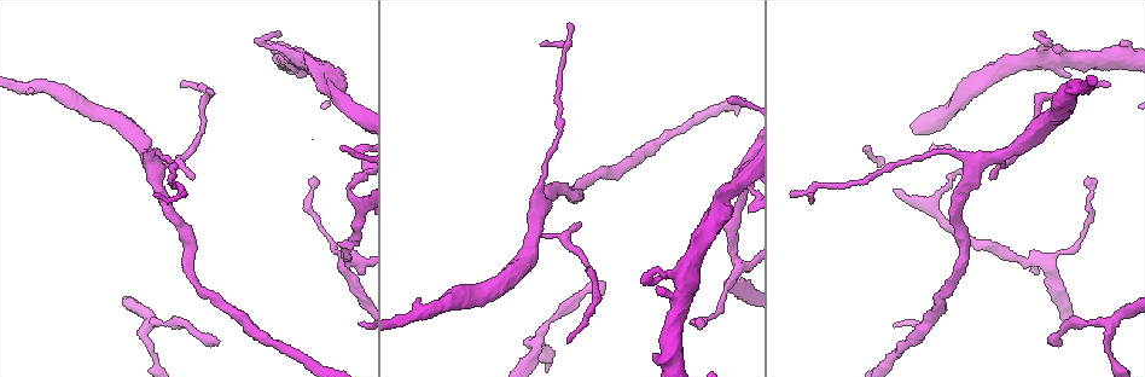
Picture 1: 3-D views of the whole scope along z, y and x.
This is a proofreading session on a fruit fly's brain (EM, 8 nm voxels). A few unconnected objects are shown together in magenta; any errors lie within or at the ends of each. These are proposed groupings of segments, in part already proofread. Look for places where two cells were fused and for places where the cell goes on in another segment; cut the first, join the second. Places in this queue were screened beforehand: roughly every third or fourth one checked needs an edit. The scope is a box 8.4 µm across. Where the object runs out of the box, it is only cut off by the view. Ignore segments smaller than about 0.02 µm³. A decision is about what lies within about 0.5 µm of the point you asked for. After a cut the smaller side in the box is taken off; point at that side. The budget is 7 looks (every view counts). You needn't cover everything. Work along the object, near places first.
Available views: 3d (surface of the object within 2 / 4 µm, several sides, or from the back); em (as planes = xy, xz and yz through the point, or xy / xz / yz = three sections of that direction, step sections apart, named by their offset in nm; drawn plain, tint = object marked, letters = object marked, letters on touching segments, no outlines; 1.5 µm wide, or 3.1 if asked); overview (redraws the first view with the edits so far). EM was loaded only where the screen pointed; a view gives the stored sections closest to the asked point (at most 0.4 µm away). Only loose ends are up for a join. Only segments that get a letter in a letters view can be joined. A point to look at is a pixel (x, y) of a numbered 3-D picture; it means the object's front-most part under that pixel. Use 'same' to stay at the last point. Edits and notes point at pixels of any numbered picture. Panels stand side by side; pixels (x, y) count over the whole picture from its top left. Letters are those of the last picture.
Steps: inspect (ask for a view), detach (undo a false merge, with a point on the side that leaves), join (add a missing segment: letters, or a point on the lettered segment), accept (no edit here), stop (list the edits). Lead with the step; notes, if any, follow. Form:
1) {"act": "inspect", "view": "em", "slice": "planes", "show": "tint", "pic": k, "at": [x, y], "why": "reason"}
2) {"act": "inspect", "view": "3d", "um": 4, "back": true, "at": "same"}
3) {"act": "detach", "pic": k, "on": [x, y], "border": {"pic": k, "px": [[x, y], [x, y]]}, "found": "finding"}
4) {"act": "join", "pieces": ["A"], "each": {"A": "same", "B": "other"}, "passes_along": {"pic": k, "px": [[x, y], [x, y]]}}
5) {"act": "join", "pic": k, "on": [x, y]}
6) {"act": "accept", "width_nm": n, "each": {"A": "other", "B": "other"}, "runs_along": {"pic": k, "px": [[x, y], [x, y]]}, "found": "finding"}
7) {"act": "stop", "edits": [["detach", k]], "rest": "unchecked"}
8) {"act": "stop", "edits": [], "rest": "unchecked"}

{"act": "inspect", "view": "3d", "um": 2, "pic": 1, "at": [1035, 33], "why": "touches itself"}

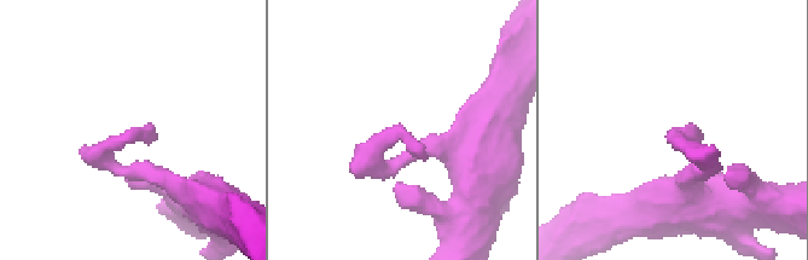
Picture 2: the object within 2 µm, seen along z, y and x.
{"act": "inspect", "view": "em", "slice": "xz", "step": 8, "show": "tint", "pic": 2, "at": [676, 137]}

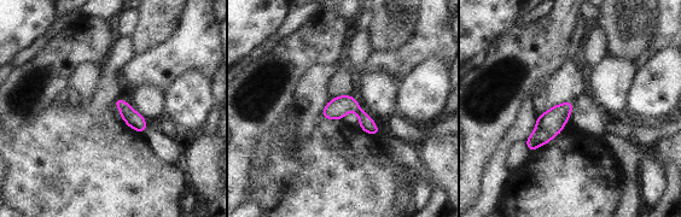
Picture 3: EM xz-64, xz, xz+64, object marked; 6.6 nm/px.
{"act": "inspect", "view": "em", "slice": "planes", "show": "letters", "at": "same", "why": "another direction"}

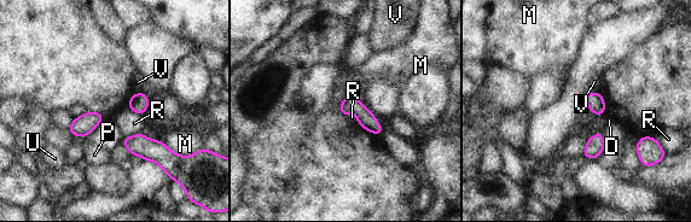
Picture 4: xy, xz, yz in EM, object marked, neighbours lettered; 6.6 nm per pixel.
{"act": "accept", "each": {"D": "other", "M": "other", "P": "other", "R": "other", "U": "other", "V": "other"}, "border": {"pic": 4, "px": [[590, 138], [581, 155]]}, "found": "all the same cell"}

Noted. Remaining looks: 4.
{"act": "inspect", "view": "3d", "um": 2, "pic": 1, "at": [991, 180], "why": "branch stops here"}

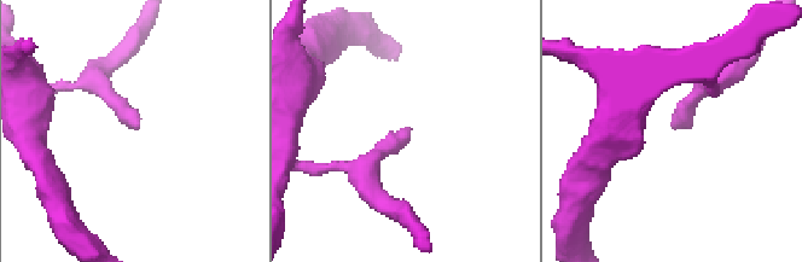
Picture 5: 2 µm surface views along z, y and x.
{"act": "inspect", "view": "em", "slice": "xy", "step": 4, "show": "letters", "pic": 5, "at": [674, 128]}

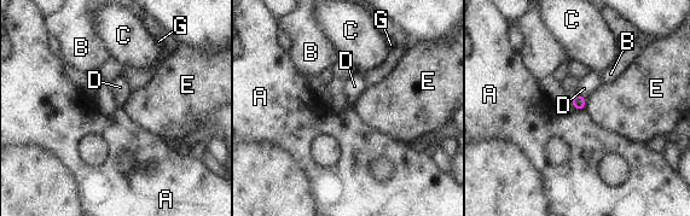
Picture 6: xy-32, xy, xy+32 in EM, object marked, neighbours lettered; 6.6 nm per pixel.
{"act": "accept", "each": {"A": "other", "B": "other", "C": "other", "D": "other", "E": "other", "G": "other"}, "found": "no lettered segment goes on from it"}

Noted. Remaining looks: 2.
{"act": "inspect", "view": "em", "slice": "planes", "show": "plain", "pic": 1, "at": [699, 322], "why": "tapers out"}

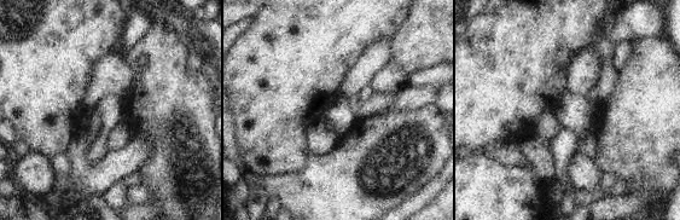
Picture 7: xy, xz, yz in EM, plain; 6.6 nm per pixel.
{"act": "inspect", "view": "em", "slice": "planes", "show": "letters", "at": "same"}

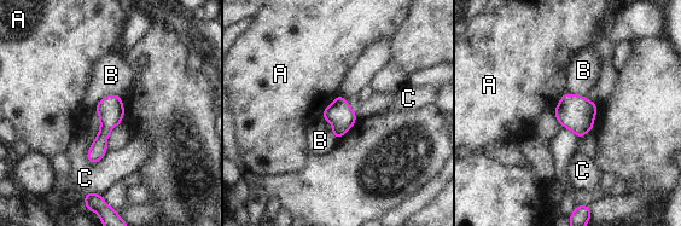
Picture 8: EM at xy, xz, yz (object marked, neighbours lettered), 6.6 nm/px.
{"act": "accept", "width_nm": 170, "each": {"A": "other", "B": "other", "C": "other"}, "border": {"pic": 8, "px": [[338, 94], [325, 109], [321, 119]]}, "found": "none of them fits"}

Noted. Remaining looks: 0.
{"act": "stop", "edits": [], "rest": "unchecked"}

